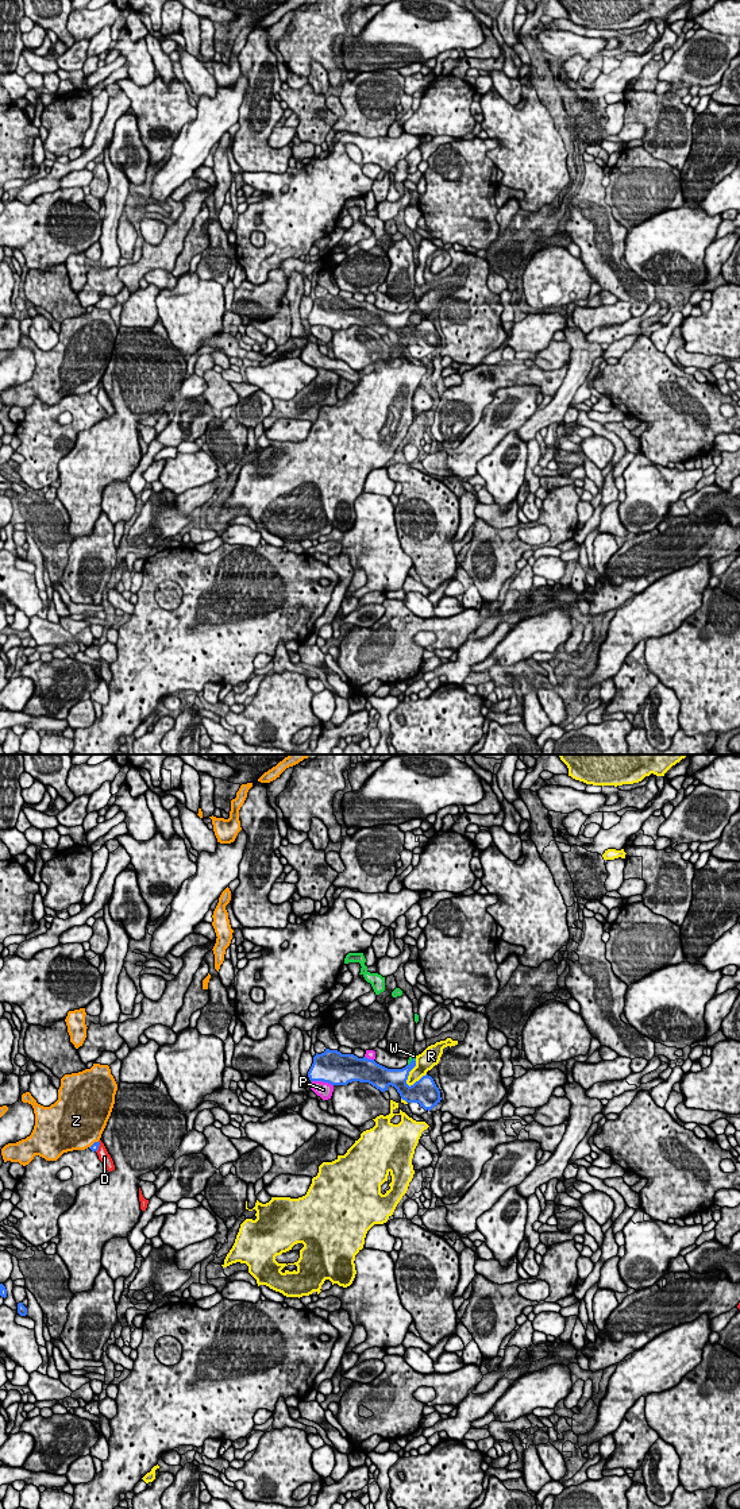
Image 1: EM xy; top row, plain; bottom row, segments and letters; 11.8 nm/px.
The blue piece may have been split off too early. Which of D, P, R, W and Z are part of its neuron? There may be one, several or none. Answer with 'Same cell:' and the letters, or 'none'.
Same cell: W

